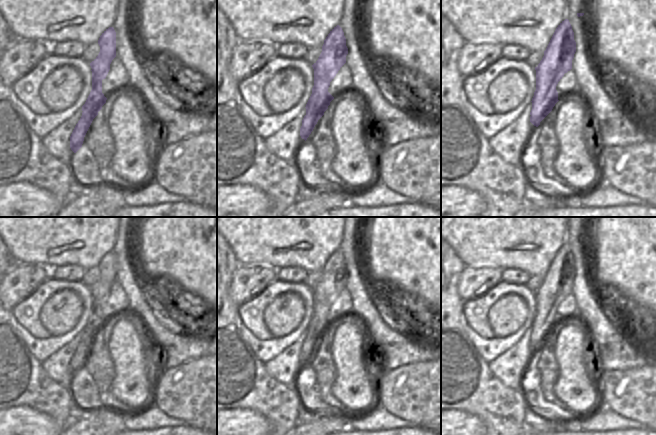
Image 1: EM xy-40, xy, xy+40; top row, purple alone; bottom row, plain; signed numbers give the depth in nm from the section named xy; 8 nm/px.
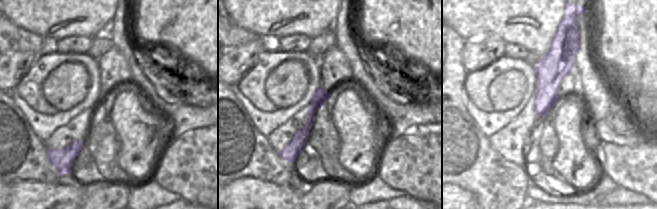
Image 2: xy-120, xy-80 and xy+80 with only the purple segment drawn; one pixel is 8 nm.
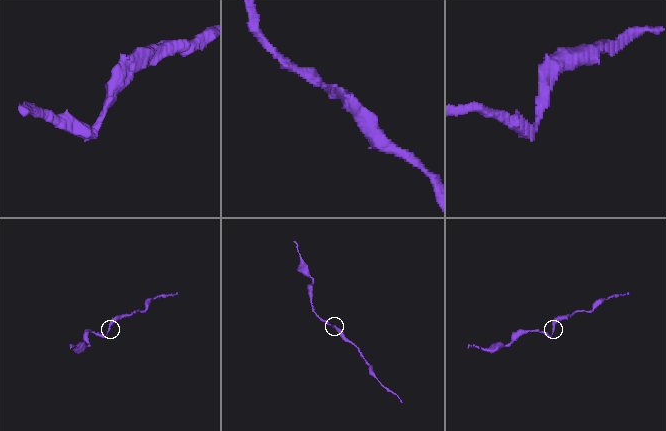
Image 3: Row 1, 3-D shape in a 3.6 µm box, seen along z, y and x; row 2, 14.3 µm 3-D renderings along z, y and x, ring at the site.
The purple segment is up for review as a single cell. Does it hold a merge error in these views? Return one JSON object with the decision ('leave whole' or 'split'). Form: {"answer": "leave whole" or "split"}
{"answer": "leave whole"}

